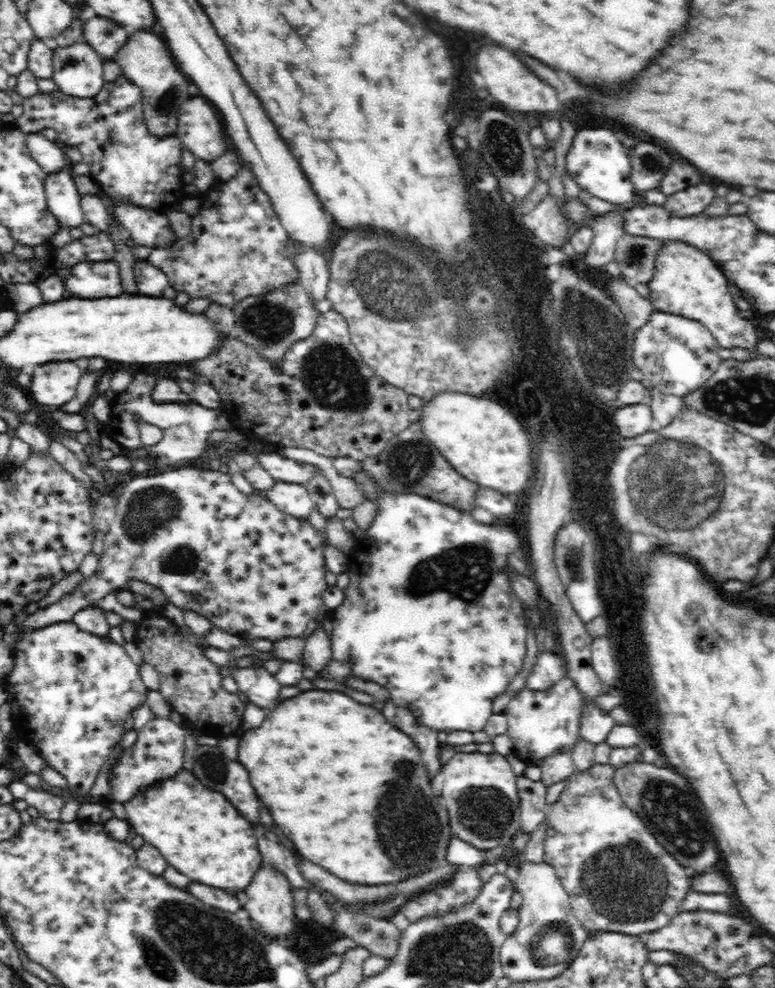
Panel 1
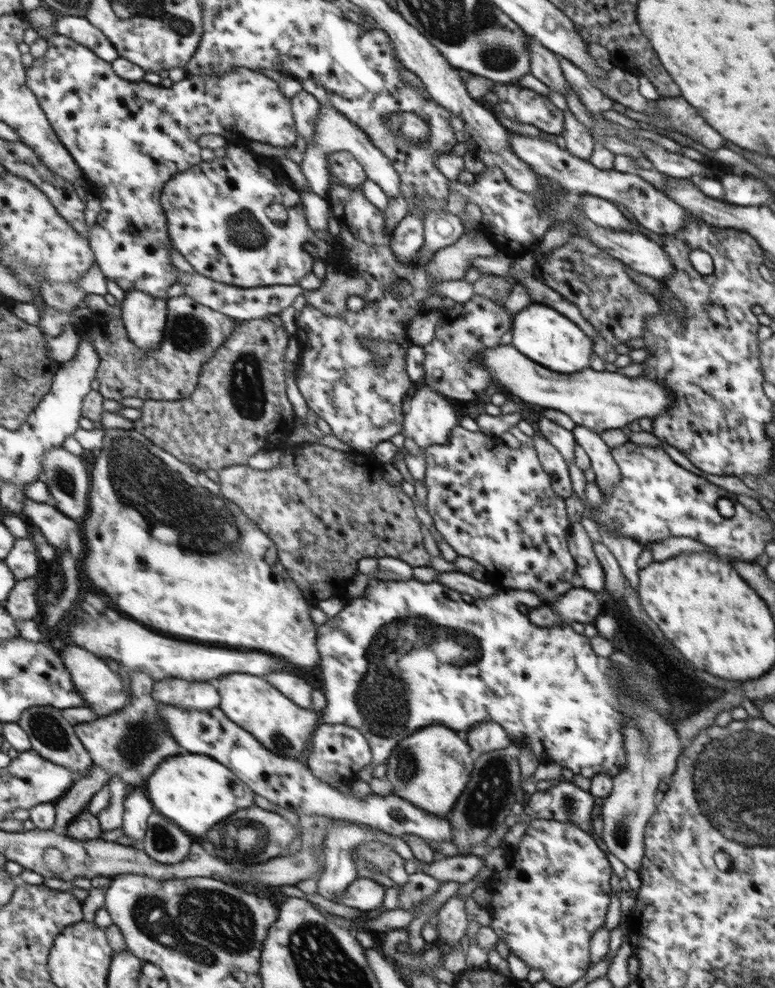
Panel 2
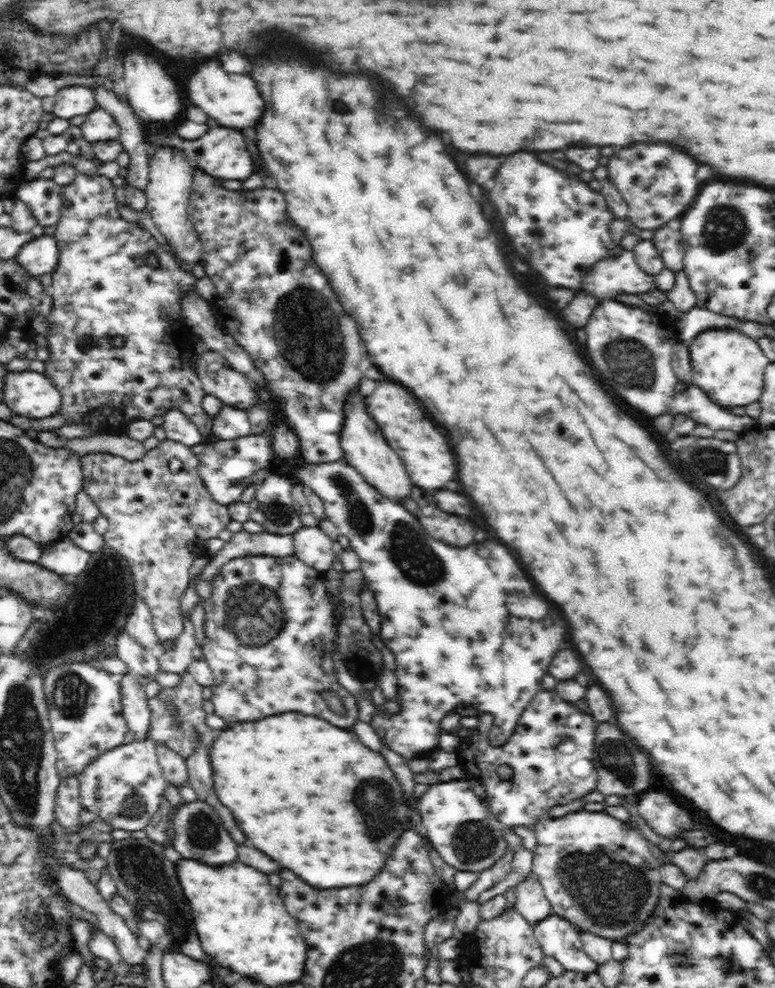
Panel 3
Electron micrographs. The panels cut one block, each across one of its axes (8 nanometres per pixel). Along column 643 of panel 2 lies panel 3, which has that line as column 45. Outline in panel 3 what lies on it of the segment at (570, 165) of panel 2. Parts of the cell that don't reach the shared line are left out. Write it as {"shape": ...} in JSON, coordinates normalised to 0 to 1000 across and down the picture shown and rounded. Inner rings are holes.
{"shape":[[[46,179],[30,183],[18,195],[41,212],[48,227],[71,228],[79,218],[79,188],[70,181]]]}

